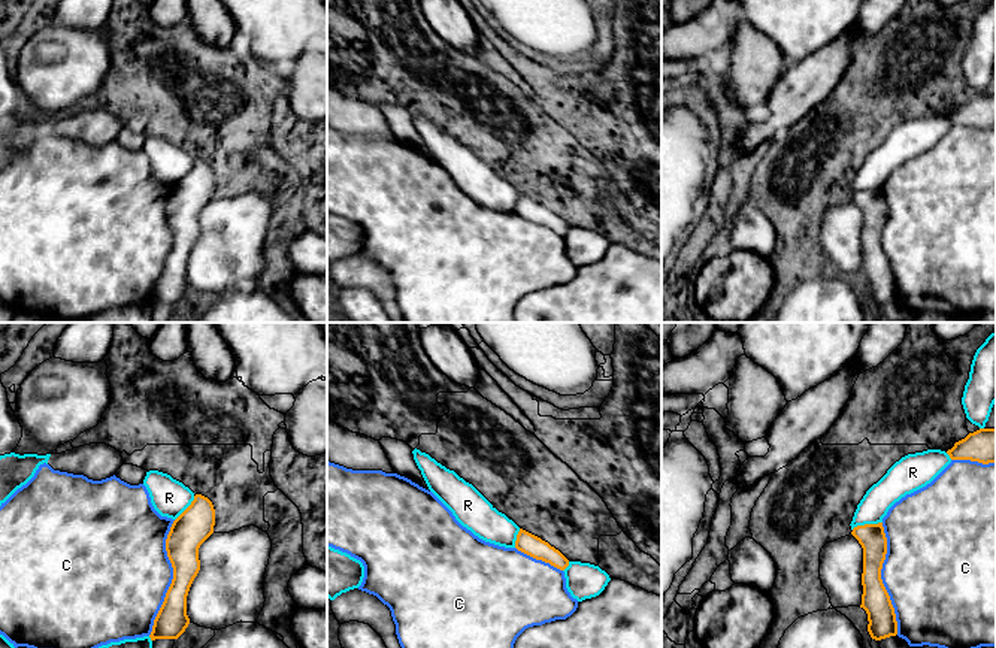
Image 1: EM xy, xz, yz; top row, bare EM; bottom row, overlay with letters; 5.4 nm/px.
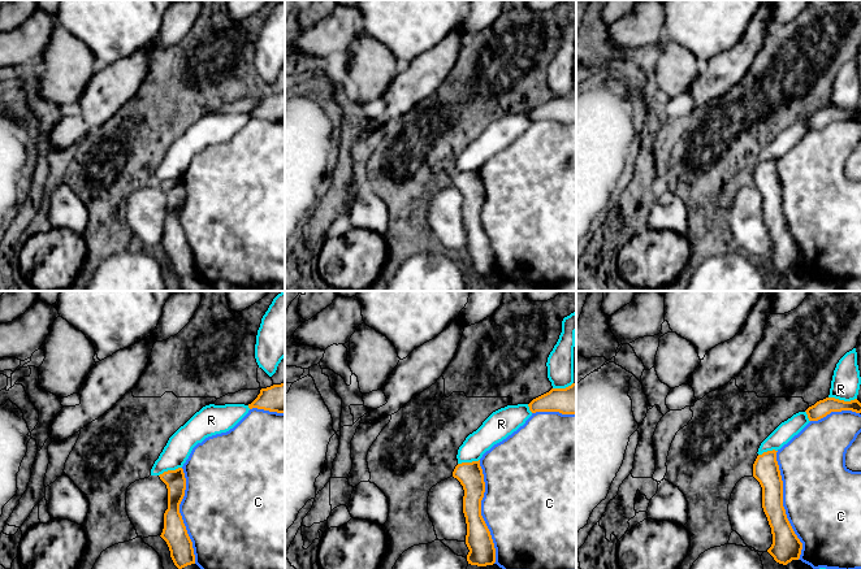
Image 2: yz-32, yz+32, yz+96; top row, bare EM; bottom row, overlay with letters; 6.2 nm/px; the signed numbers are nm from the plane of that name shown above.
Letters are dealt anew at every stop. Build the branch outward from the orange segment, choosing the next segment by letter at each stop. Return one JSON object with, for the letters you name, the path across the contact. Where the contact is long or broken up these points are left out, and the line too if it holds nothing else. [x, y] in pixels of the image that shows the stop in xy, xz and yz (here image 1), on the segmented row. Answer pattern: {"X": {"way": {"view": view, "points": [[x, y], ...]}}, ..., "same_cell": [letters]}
{"same_cell": []}

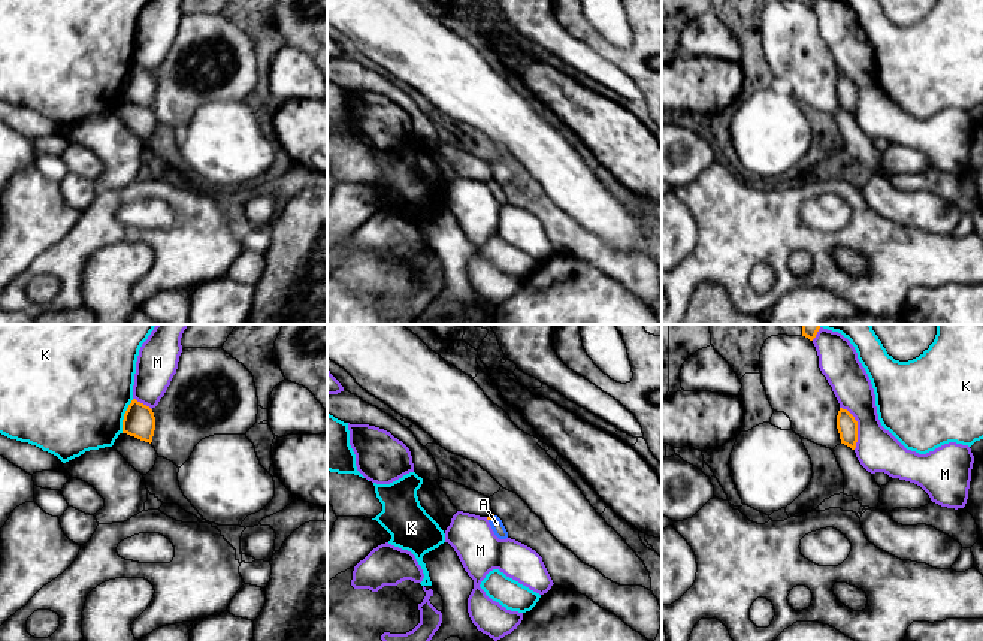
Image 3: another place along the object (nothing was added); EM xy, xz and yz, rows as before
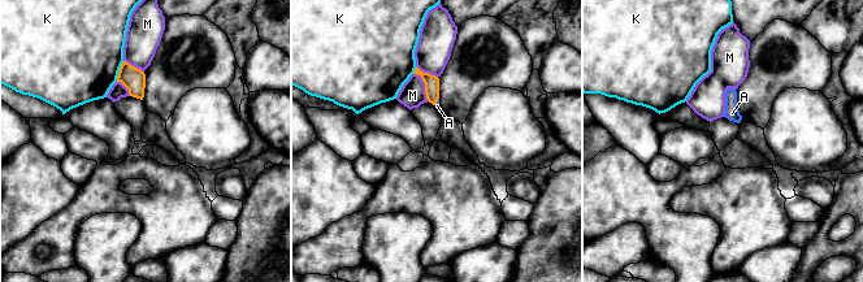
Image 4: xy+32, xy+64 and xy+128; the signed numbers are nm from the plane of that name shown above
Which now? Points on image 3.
{"A": {"way": {"view": "xz", "points": [[492, 516], [492, 517], [496, 523]]}}, "same_cell": ["A"]}

